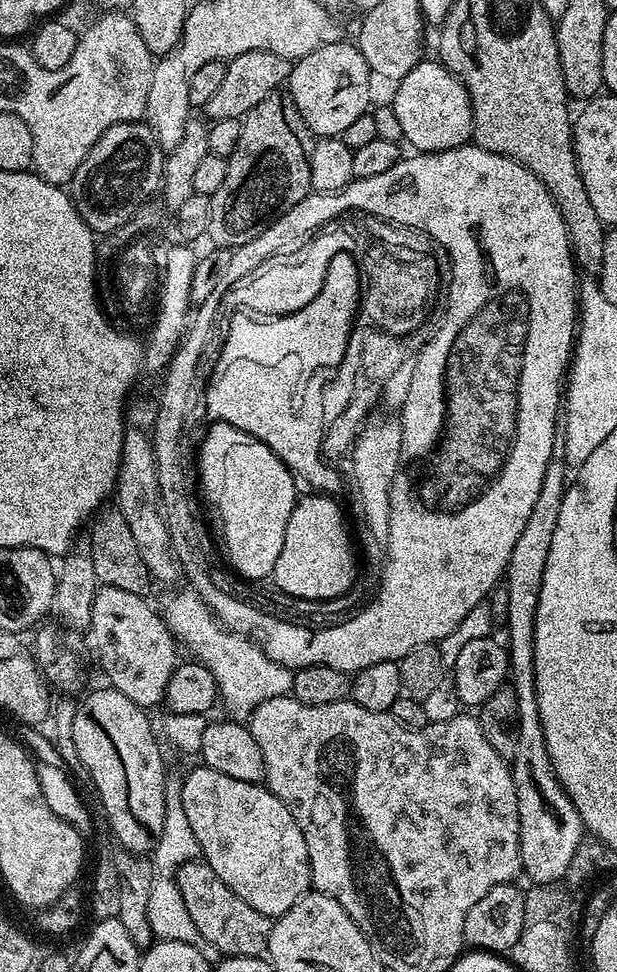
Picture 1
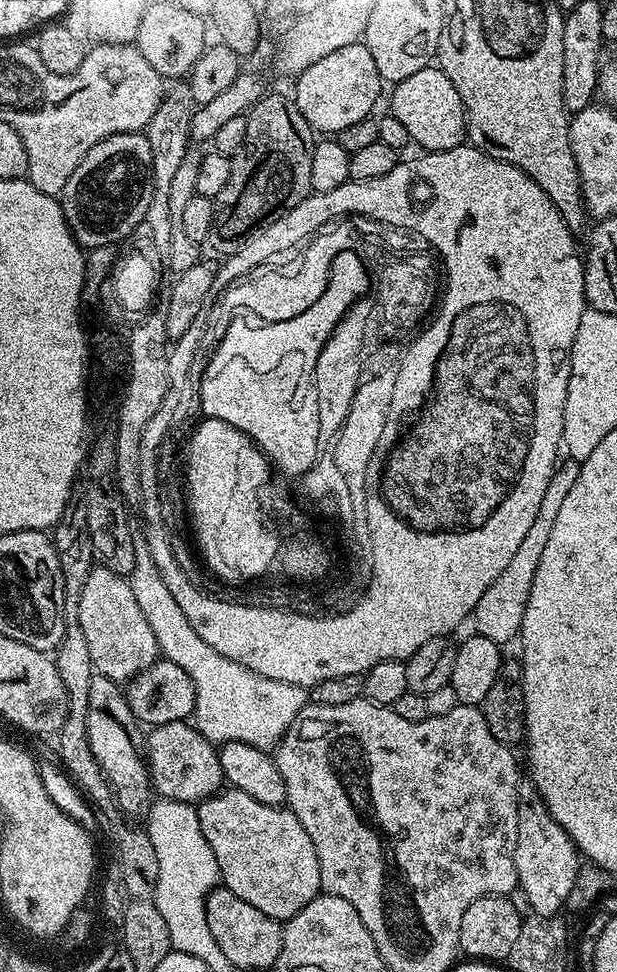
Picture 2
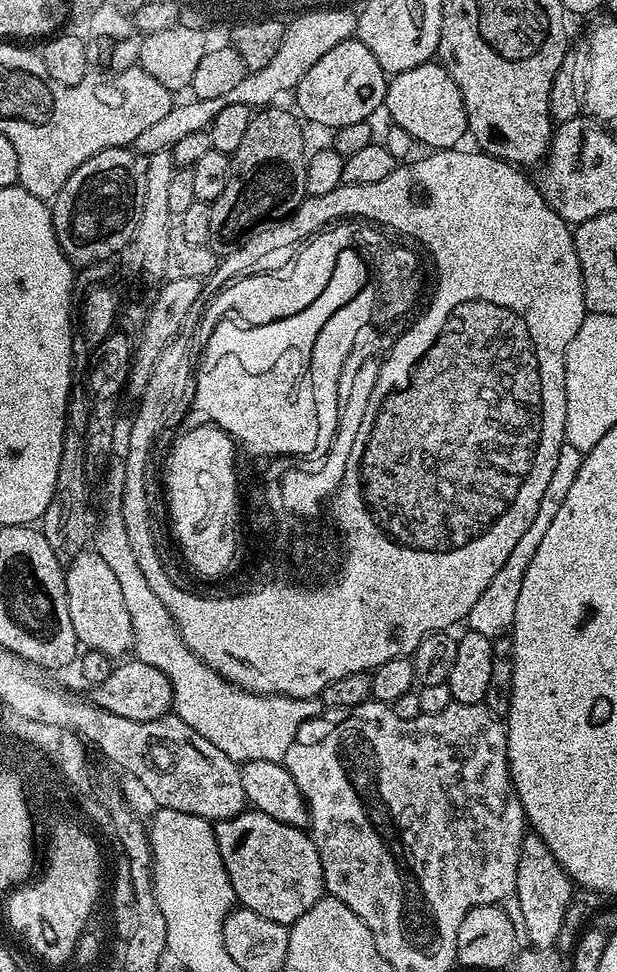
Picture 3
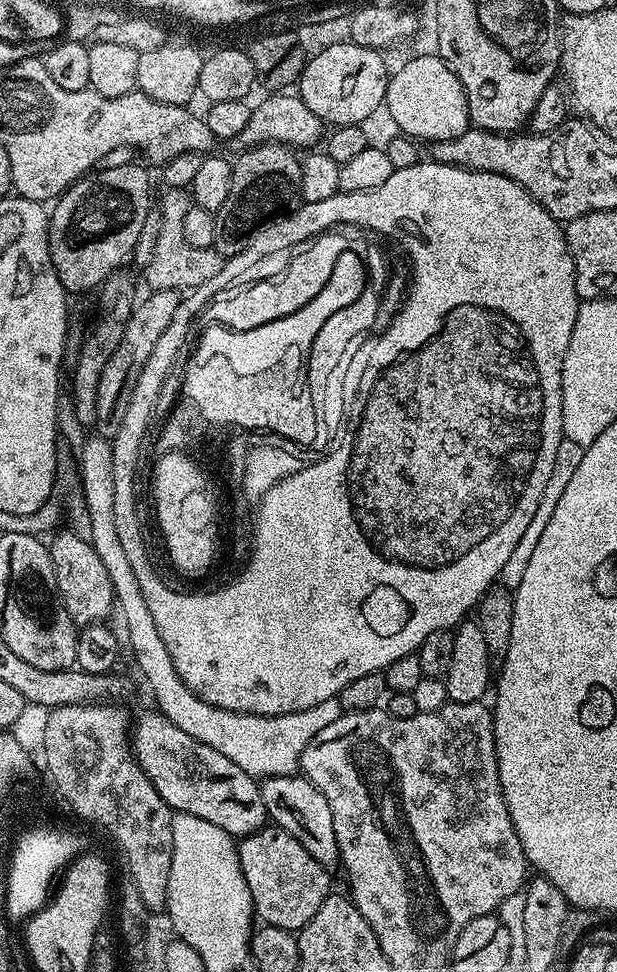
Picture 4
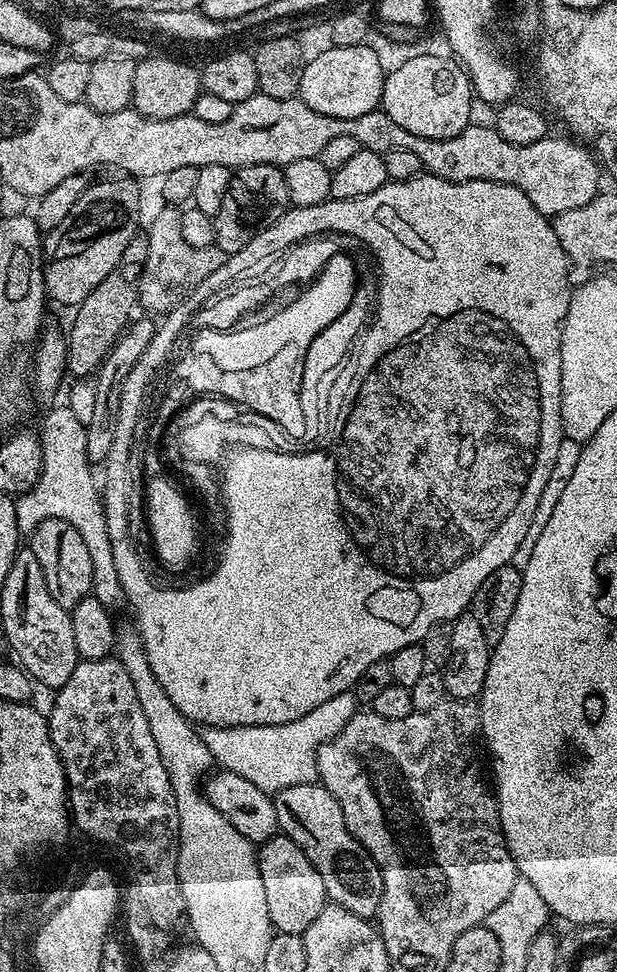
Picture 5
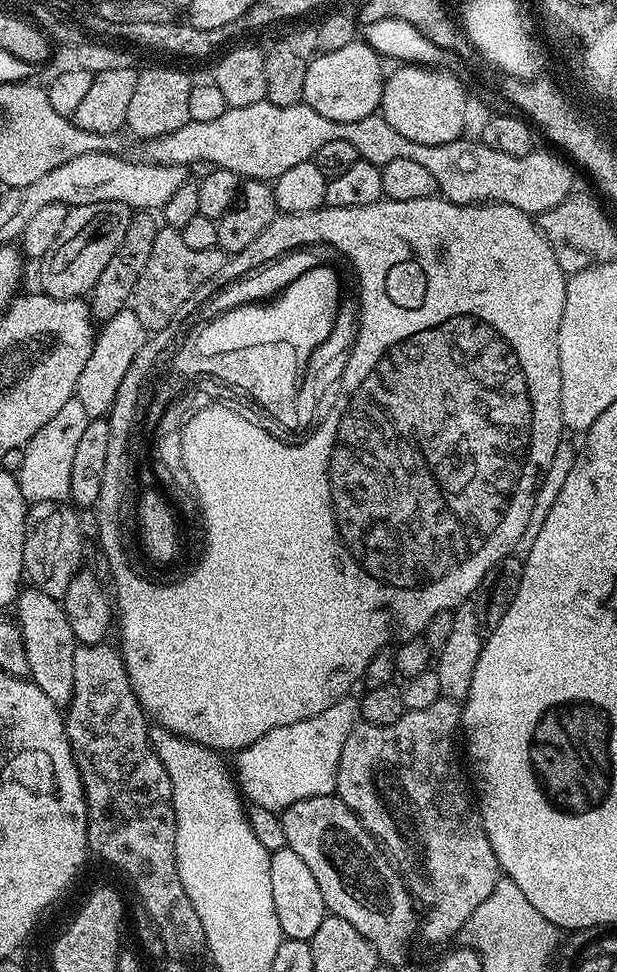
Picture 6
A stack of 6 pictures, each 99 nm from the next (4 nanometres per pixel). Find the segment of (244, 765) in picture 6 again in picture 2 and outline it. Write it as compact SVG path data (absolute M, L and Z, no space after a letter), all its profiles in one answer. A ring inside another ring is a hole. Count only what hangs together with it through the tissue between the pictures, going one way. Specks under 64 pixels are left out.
M142 552L137 555L136 568L126 579L130 590L134 590L138 606L142 606L142 614L146 614L146 622L150 622L150 630L154 630L154 638L160 647L160 656L175 662L177 666L182 666L182 670L186 670L186 674L194 678L196 691L194 727L217 746L226 742L246 742L255 748L275 749L288 727L294 722L294 718L298 718L298 714L310 703L309 689L300 688L290 682L278 682L274 678L262 678L262 674L254 674L246 666L218 654L214 646L202 642L202 638L198 638L198 630L190 626L184 608L178 606L170 590L166 590L166 582L162 582L162 574L158 574L158 568L148 553Z

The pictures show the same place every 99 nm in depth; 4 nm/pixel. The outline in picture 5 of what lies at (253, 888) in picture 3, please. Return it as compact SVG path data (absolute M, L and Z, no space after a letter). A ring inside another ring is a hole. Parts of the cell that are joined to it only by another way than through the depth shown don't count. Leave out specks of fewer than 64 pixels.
M283 834L272 836L264 844L259 845L258 863L262 874L262 890L266 890L266 910L270 914L273 929L286 934L304 933L310 926L310 922L314 922L314 918L318 918L318 914L322 914L324 905L329 903L326 886L322 886L322 874L318 874L318 870L314 870L310 858L306 858L306 854L302 854L302 850L298 850L295 842Z

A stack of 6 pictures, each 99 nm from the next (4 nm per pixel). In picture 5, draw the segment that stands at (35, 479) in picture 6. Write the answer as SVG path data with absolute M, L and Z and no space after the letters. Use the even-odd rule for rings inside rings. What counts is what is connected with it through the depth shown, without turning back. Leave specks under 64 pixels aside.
M66 404L52 409L44 418L38 439L42 450L42 470L31 491L21 493L16 499L15 518L22 534L31 534L46 518L62 518L82 535L89 551L93 573L97 578L114 578L117 574L114 552L106 527L104 501L98 482L92 478L92 466L86 454L87 425L78 421Z

